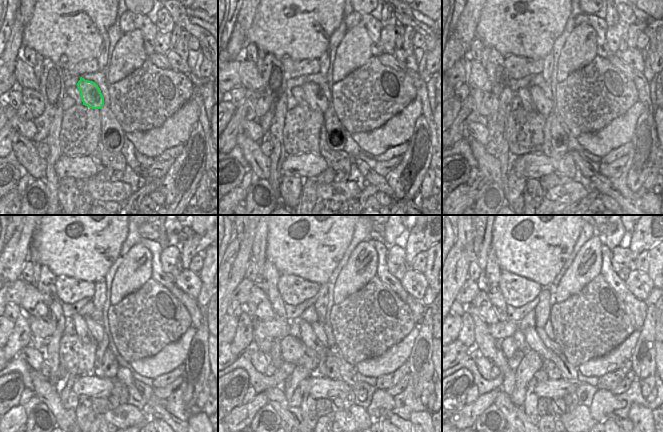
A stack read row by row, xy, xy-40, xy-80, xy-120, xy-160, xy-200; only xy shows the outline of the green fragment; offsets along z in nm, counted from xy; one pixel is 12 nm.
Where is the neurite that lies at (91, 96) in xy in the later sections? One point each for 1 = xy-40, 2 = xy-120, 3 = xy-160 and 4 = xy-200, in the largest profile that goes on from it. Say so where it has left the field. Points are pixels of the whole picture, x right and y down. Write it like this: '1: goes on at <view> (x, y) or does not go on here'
1: goes on at xy-40 (314, 95)
2: goes on at xy-120 (96, 330)
3: goes on at xy-160 (317, 327)
4: goes on at xy-200 (551, 345)

